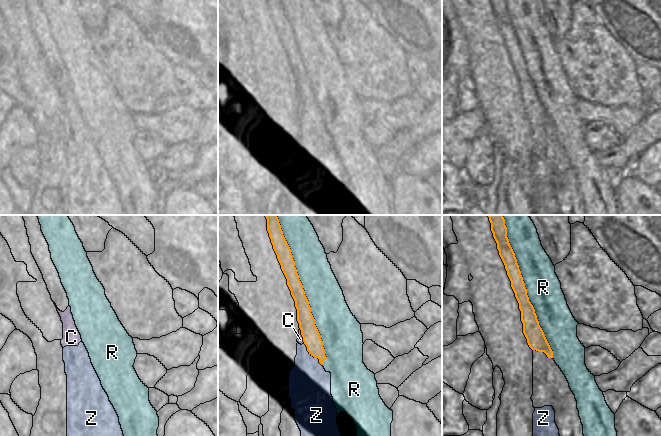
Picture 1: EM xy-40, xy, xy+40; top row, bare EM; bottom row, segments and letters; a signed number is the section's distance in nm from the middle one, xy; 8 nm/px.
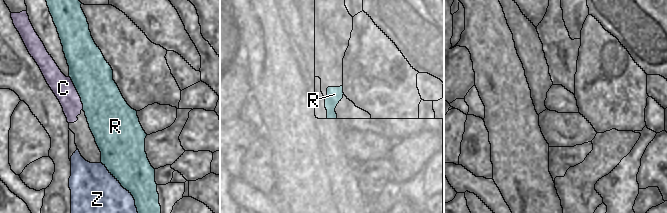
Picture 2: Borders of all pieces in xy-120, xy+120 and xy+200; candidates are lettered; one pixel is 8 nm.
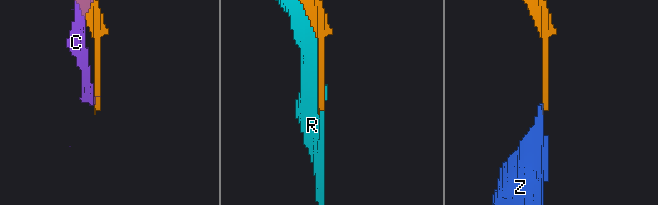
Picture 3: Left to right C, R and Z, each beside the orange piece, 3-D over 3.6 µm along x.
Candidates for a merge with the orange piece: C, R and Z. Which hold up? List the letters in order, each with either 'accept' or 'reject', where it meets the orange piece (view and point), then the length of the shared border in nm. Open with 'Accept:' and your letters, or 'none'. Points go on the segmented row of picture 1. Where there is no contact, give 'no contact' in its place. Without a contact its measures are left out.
Accept: none
C: reject; meets orange in xy at (302, 336); contact 120 nm long
R: reject; meets orange in xy at (303, 290); contact 1250 nm long
Z: reject; meets orange in xy at (312, 355); contact 240 nm long

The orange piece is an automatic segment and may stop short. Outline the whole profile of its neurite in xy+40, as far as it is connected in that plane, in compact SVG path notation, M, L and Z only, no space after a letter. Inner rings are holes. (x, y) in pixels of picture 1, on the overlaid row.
M488 215L488 217L499 255L519 303L523 333L529 347L533 350L533 395L531 397L533 407L553 407L560 436L584 436L575 395L553 359L553 351L539 325L535 309L529 301L515 253L507 237L505 219L503 215Z

